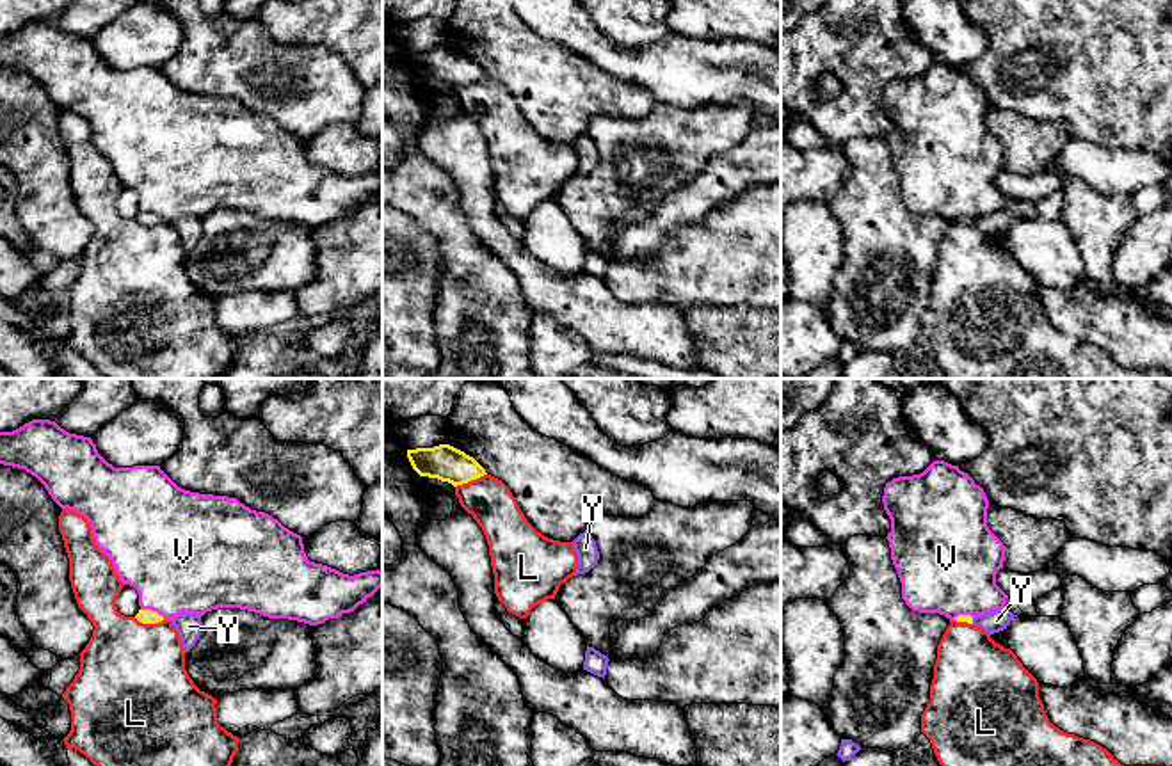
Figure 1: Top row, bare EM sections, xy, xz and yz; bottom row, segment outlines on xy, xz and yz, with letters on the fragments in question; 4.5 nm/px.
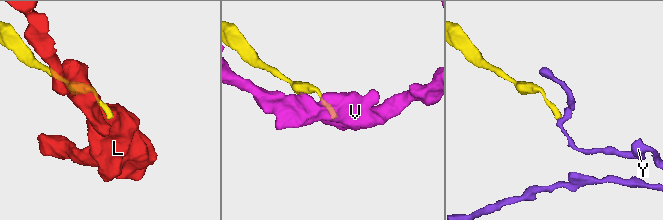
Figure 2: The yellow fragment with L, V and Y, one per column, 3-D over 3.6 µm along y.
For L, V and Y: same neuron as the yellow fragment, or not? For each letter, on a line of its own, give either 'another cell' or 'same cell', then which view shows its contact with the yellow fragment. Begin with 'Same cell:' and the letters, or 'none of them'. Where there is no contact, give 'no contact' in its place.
Same cell: none of them
L: another cell; contact in xz
V: another cell; contact in xy
Y: another cell; contact in yz

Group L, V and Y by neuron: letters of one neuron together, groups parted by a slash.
L / V / Y

